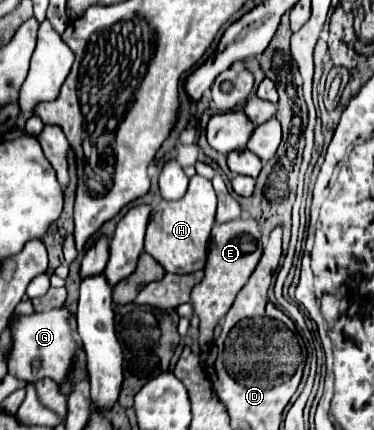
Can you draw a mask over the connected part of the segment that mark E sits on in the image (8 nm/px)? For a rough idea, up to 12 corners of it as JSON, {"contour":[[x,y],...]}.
{"contour":[[254,219],[214,225],[194,287],[200,347],[246,285],[262,247]]}

